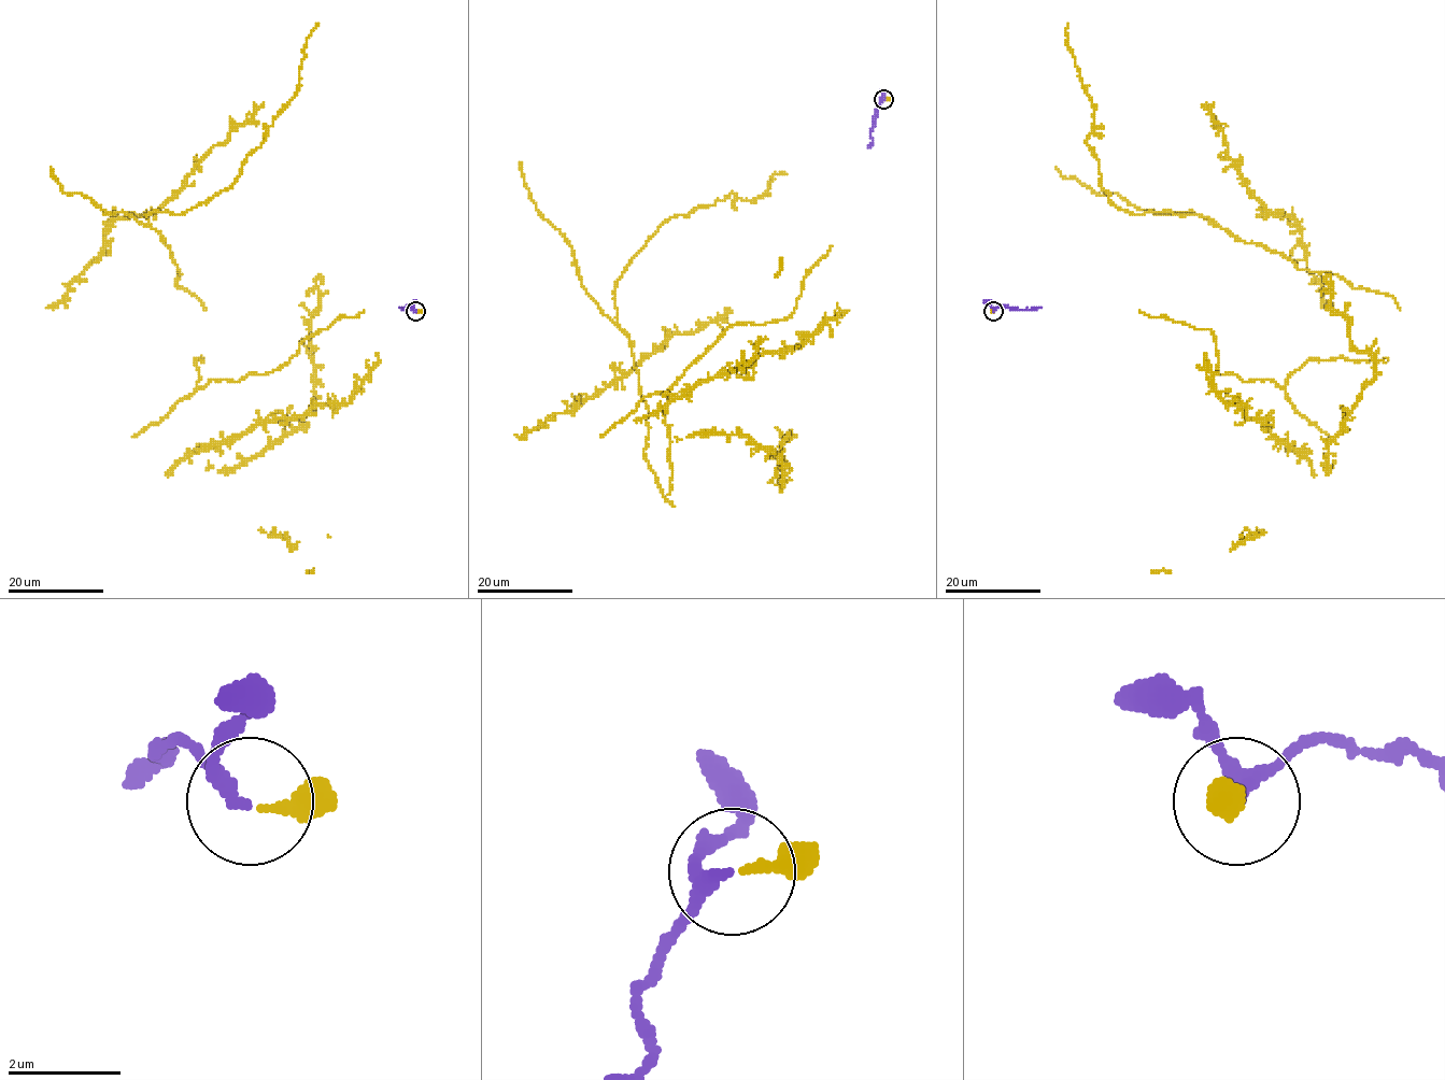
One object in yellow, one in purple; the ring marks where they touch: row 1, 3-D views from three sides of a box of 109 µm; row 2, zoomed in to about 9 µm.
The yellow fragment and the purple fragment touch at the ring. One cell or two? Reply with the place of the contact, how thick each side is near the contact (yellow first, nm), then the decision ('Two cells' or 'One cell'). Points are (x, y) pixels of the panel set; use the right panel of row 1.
Place: (993, 311). Thickness 240 nm (yellow) against 190 nm. One cell

